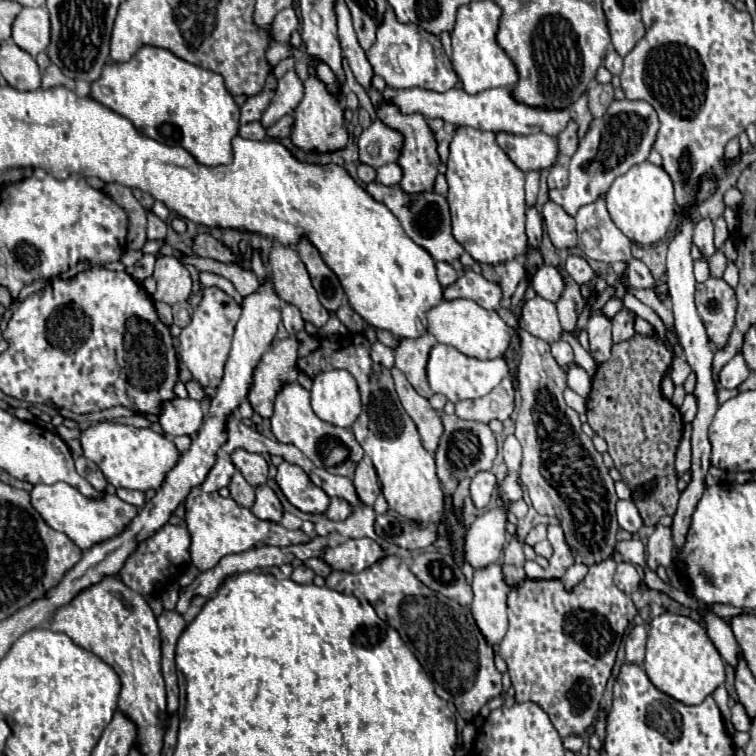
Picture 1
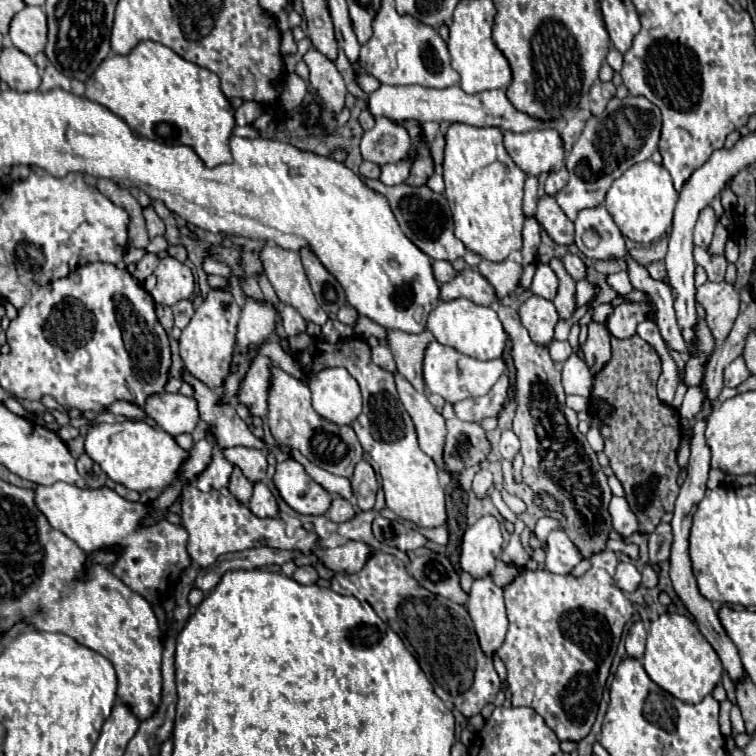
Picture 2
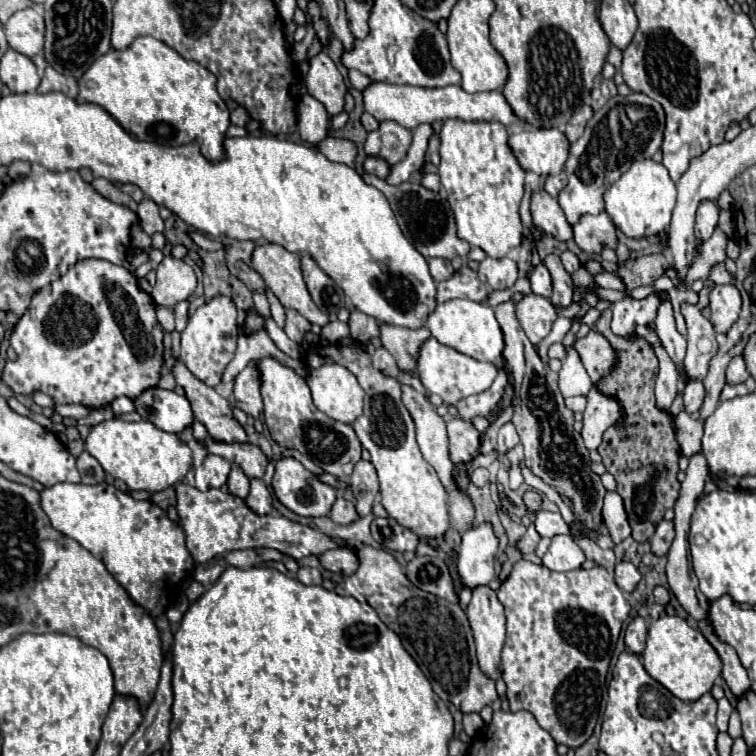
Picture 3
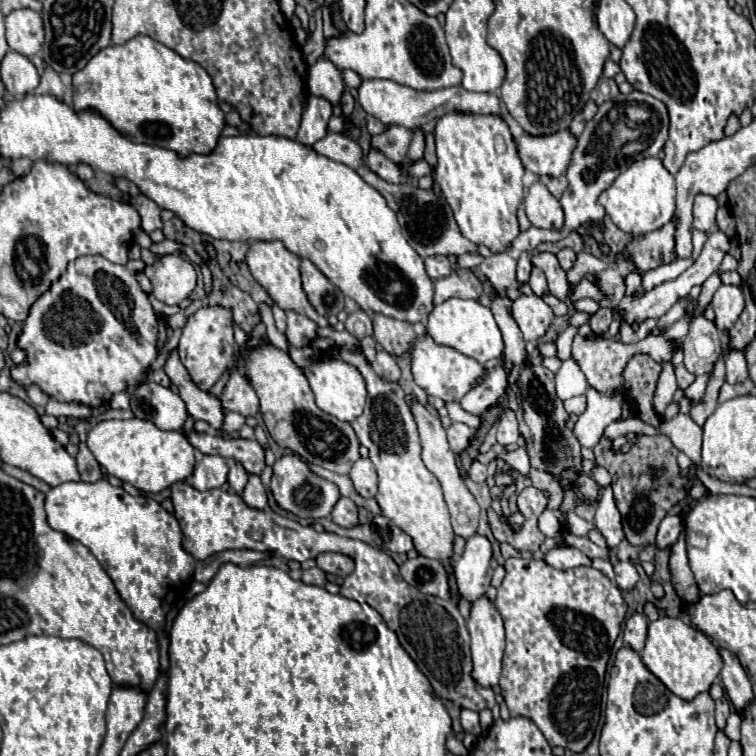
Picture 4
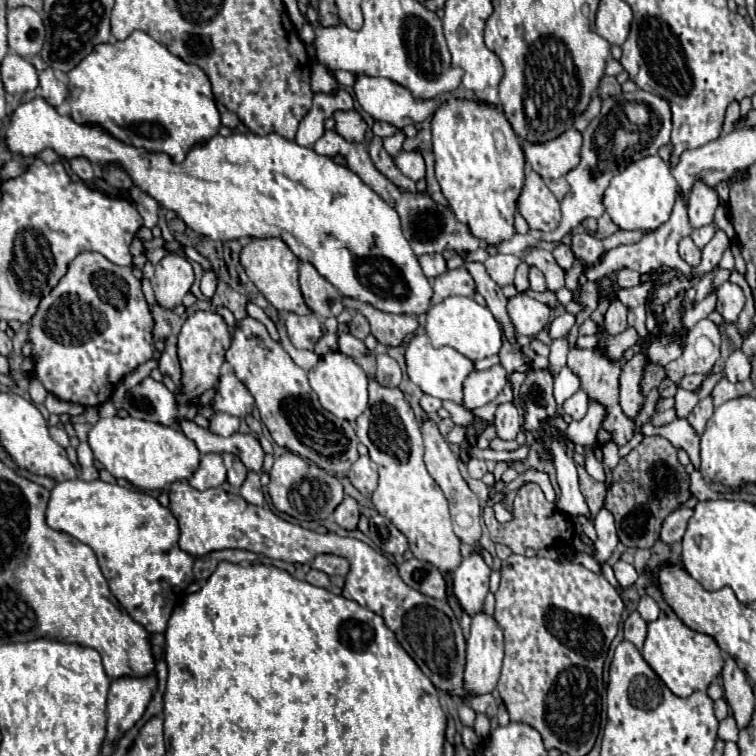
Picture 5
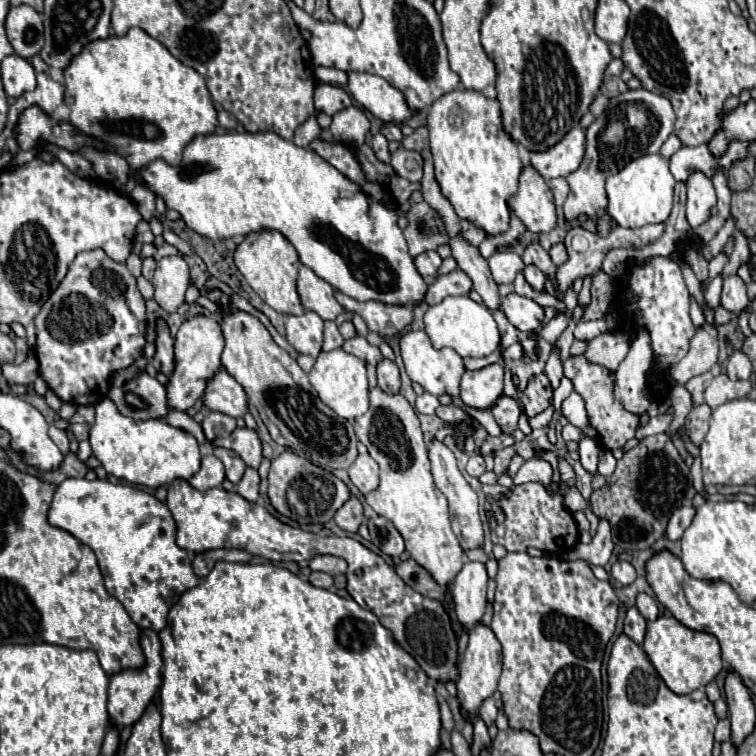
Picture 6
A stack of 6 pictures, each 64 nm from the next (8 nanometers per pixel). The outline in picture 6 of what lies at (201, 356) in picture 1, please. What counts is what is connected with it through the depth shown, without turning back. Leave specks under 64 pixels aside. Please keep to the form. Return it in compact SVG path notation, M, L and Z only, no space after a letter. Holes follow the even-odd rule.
M198 314L190 320L186 320L176 338L174 338L174 360L176 360L176 372L170 376L170 384L166 386L168 392L168 404L174 410L188 410L206 390L212 376L222 366L220 356L224 350L224 334L220 320L212 316Z

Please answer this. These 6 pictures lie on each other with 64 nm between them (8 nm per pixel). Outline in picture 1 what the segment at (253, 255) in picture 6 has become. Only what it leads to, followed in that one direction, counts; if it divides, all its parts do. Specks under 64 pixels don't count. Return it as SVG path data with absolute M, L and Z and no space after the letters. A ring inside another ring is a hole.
M276 244L270 252L270 268L276 294L284 302L298 306L306 322L312 322L316 328L324 326L330 318L330 312L320 304L298 252L288 246Z

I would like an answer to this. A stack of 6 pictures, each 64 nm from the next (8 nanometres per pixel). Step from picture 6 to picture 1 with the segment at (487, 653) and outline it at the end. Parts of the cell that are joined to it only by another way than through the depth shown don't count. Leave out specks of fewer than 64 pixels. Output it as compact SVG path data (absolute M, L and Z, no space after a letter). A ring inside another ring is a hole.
M488 564L480 570L474 570L472 580L474 602L470 606L472 616L486 636L488 644L498 644L508 630L506 616L506 598L512 586L506 584L500 564Z

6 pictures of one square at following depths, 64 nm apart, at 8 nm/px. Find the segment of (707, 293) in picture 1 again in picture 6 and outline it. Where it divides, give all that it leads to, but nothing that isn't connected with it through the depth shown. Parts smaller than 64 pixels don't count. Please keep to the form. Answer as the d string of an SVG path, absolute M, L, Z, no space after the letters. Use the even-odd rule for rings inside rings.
M730 276L724 280L722 286L722 298L720 304L728 310L728 312L742 312L748 306L748 296L746 296L746 286L738 276Z

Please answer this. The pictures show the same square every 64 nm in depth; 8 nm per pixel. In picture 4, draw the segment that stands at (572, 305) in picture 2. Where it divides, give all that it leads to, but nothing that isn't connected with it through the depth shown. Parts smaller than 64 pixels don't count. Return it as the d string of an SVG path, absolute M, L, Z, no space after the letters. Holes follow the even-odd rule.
M542 252L542 254L534 254L532 256L532 264L542 268L546 278L548 278L548 286L550 286L550 294L556 296L558 300L566 302L568 294L570 294L570 282L566 278L566 272L562 270L558 258L554 254Z

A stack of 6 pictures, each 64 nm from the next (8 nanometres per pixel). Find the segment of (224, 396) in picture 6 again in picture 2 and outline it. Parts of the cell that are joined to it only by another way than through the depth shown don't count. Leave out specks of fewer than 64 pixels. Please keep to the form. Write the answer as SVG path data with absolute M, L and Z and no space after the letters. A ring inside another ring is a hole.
M256 356L250 370L244 376L244 384L238 400L250 408L254 416L264 418L268 414L268 394L272 386L272 360L268 356Z

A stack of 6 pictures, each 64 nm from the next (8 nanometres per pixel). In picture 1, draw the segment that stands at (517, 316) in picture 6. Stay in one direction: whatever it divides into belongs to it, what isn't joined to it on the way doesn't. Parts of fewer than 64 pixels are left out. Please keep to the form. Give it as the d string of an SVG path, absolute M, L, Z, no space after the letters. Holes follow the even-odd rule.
M540 296L526 300L522 306L522 328L528 330L532 336L552 344L556 340L566 340L568 334L564 334L556 306Z

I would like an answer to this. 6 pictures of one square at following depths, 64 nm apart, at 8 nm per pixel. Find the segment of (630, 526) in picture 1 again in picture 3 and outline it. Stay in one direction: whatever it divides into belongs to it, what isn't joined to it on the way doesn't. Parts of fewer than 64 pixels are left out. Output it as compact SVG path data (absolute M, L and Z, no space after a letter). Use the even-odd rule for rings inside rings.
M608 492L604 498L604 526L610 530L610 536L616 544L632 534L628 514L624 510L624 500L616 492Z

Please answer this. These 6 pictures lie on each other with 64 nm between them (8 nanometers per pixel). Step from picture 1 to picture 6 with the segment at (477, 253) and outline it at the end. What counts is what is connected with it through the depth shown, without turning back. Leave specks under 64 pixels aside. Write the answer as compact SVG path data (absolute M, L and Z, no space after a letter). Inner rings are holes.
M454 90L436 100L428 114L430 146L436 180L460 220L472 222L488 236L498 236L510 226L508 200L518 192L522 160L518 144L504 130L498 100L488 100L474 90Z

